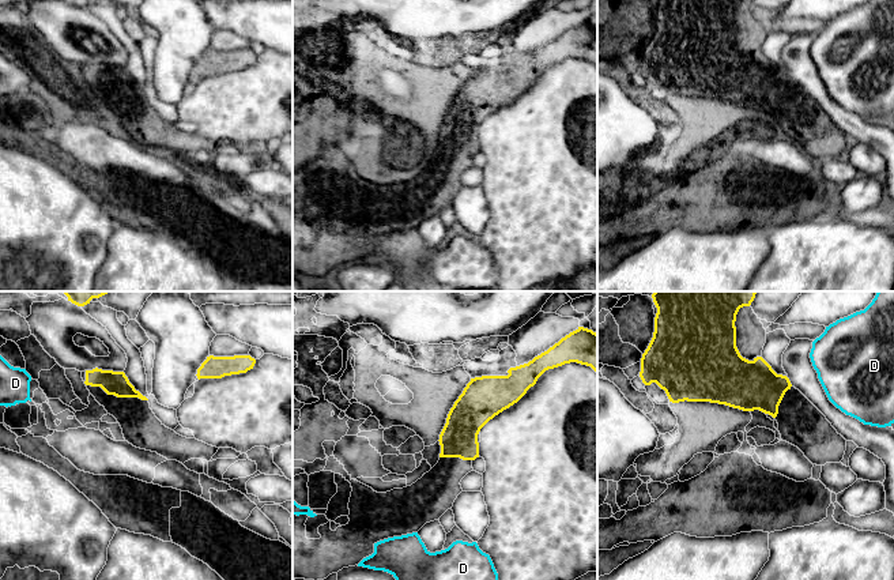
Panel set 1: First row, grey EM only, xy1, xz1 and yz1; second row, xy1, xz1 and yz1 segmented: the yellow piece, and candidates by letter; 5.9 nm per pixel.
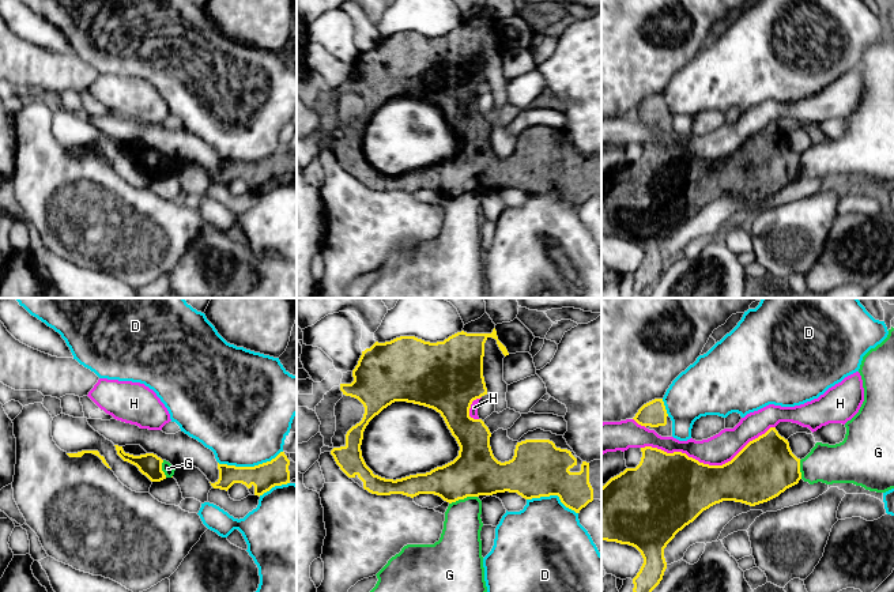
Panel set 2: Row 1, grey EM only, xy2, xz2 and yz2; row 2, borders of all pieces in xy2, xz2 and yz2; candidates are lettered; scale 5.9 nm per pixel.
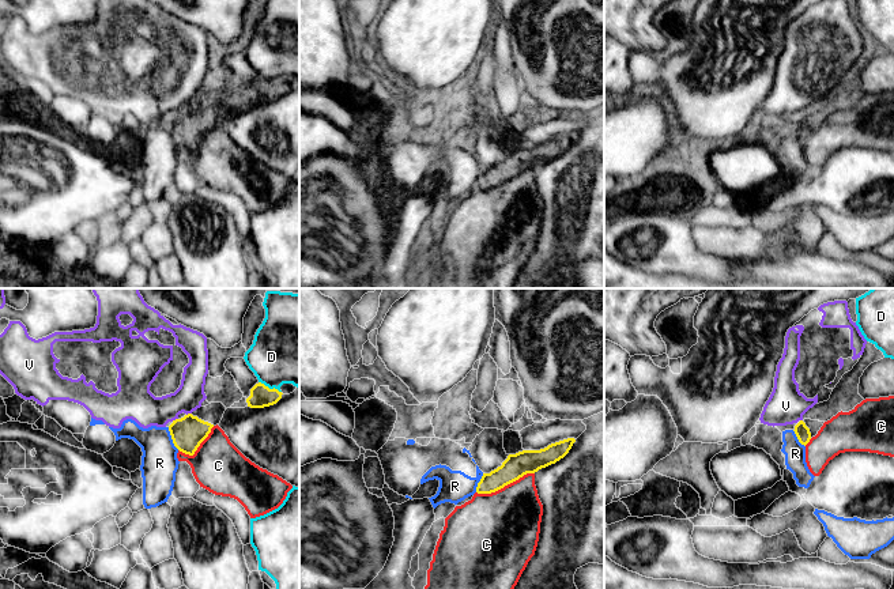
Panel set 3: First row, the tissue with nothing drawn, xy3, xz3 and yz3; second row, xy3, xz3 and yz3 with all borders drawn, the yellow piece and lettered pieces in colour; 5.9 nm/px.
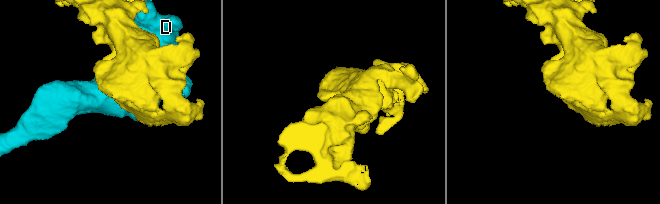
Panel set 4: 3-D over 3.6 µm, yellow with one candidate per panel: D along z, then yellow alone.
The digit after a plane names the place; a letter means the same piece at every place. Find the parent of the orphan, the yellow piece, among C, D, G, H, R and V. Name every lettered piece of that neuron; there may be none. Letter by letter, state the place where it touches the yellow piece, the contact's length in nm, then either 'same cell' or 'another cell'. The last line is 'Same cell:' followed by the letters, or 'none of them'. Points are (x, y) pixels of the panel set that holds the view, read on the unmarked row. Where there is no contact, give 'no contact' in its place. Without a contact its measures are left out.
C: xz3 (505, 180) | 360 nm | another cell
D: xy2 (249, 162) | 400 nm | another cell
G: xz2 (463, 193) | 180 nm | another cell
H: yz2 (708, 159) | 800 nm | another cell
R: xy3 (172, 133) | 150 nm | another cell
V: xy3 (176, 114) | 40 nm | another cell
Same cell: none of them

